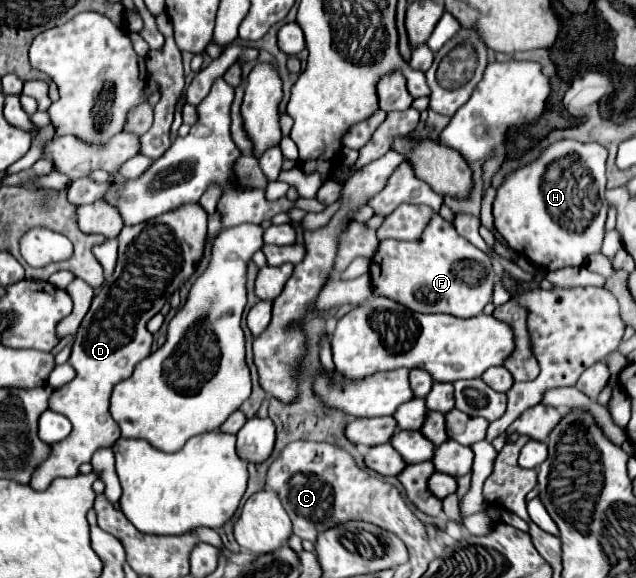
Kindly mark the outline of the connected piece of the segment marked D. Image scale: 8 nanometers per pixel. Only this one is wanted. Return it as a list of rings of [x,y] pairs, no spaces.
[[[187,204],[161,214],[145,226],[125,226],[121,230],[117,236],[119,258],[111,284],[101,286],[93,298],[71,348],[69,364],[75,368],[75,378],[53,390],[49,398],[49,410],[67,416],[73,430],[65,440],[51,444],[47,462],[41,462],[39,470],[31,476],[29,486],[33,490],[45,490],[59,476],[77,476],[79,466],[89,462],[99,448],[109,448],[117,442],[121,432],[109,414],[111,390],[117,382],[129,378],[133,368],[151,354],[153,336],[147,332],[147,322],[163,308],[179,284],[195,272],[195,262],[203,256],[205,234],[207,212],[199,204]]]

